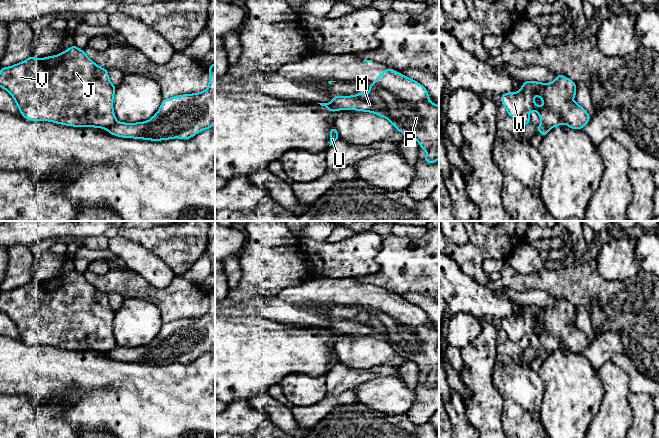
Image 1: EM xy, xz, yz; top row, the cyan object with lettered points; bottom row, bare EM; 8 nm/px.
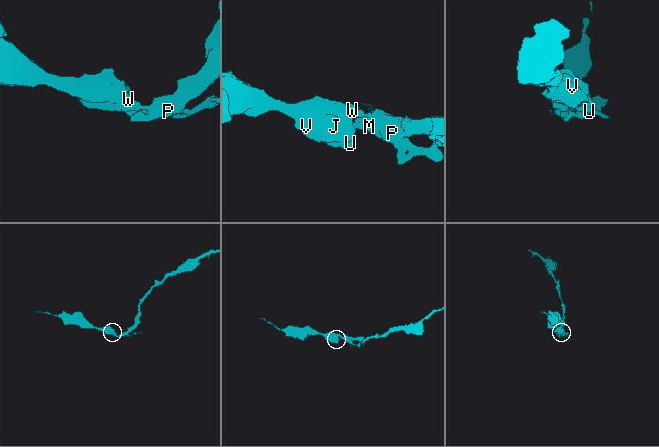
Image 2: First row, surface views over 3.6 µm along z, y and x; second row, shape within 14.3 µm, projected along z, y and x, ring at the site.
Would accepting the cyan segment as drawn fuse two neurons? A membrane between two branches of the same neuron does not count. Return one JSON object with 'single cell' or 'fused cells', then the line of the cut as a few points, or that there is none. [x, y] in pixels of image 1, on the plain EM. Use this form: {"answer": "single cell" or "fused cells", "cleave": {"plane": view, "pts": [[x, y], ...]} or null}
{"answer": "fused cells", "cleave": {"plane": "yz", "pts": [[527, 334], [518, 342]]}}

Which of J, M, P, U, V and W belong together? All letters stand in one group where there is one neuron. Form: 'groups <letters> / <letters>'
groups J U V W / M P

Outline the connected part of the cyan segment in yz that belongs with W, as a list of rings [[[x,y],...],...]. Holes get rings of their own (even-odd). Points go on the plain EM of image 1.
[[[556,299],[552,307],[523,306],[520,315],[502,318],[501,325],[512,342],[519,342],[524,335],[534,334],[549,353],[560,350],[561,347],[571,353],[582,353],[591,341],[576,325],[571,325],[575,322],[576,314],[576,308],[572,304]],[[535,318],[543,324],[542,331],[535,328]]]

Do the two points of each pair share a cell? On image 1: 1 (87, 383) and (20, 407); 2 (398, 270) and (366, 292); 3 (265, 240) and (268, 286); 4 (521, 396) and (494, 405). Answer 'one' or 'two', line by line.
1: two
2: two
3: one
4: two

